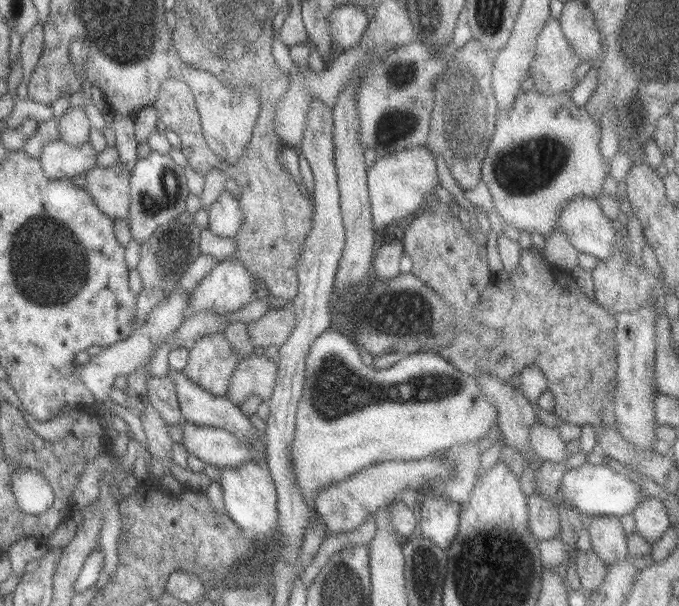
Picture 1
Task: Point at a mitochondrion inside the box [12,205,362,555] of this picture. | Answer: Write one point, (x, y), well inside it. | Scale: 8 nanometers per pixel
(172, 258)

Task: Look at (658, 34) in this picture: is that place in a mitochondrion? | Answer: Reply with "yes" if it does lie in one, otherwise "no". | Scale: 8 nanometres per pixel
yes

